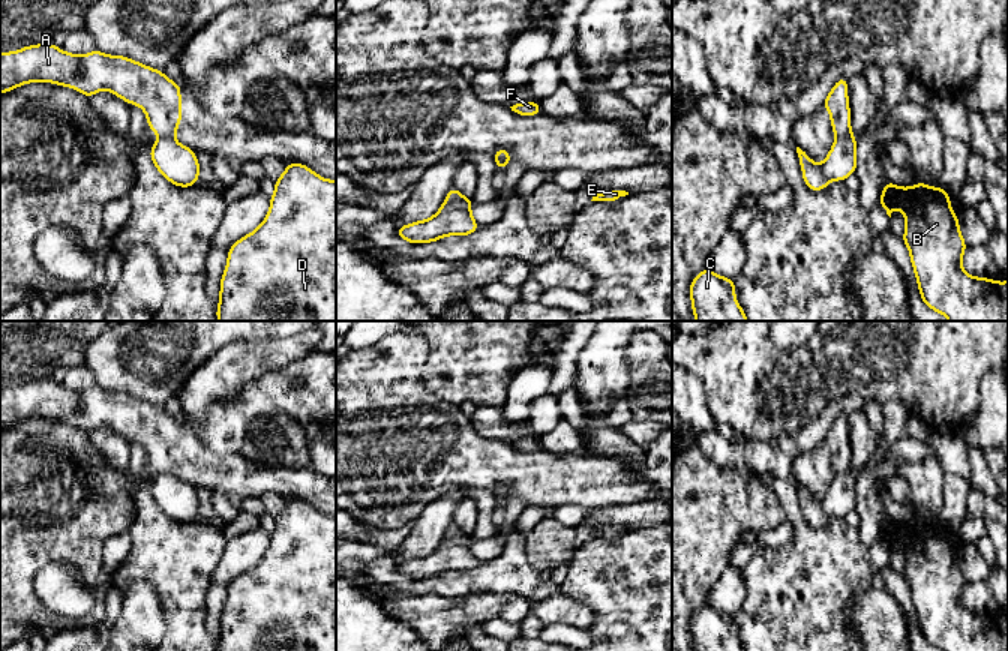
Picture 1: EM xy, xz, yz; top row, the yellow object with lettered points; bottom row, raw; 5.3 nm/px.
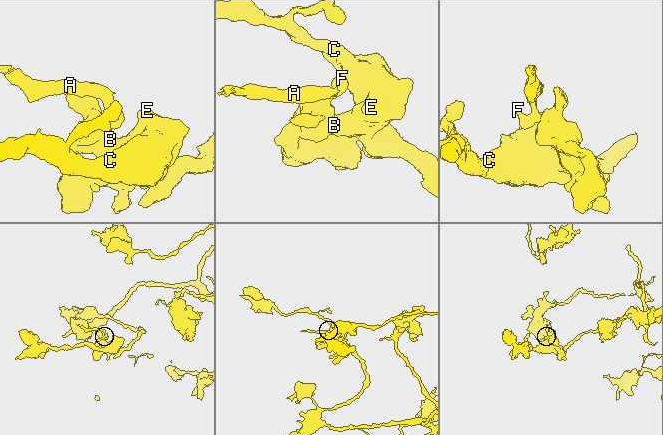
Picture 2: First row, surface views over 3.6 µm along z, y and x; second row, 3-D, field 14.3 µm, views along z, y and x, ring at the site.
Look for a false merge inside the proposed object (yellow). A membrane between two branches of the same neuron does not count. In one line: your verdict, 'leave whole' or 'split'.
split

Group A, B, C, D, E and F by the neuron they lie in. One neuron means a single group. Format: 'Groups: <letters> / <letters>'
Groups: A / B C D E F

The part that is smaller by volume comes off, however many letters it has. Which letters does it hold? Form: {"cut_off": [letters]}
{"cut_off": ["A"]}

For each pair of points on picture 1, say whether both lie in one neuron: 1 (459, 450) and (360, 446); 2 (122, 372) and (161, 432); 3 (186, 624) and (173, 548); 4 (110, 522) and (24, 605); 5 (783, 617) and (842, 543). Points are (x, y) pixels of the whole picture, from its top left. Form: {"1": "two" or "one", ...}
{"1": "one", "2": "two", "3": "one", "4": "one", "5": "one"}

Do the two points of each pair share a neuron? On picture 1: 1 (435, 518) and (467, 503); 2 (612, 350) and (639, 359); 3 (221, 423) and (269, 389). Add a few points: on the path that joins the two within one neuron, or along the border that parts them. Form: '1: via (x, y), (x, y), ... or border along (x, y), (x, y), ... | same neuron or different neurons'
1: border along (465, 495), (458, 503), (452, 522) | different neurons
2: border along (632, 336), (626, 353), (626, 390) | different neurons
3: via (233, 416), (257, 398) | same neuron

